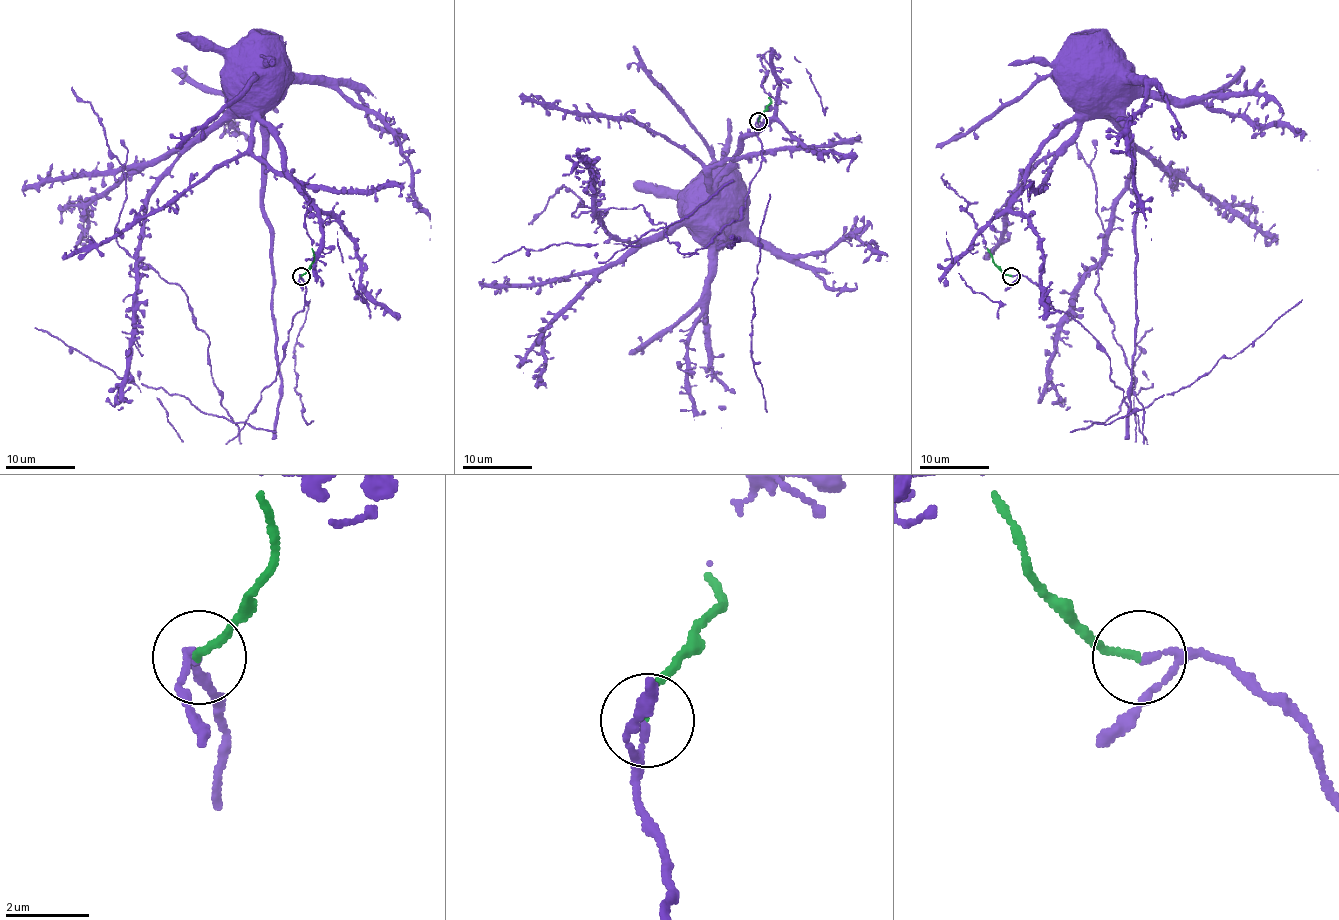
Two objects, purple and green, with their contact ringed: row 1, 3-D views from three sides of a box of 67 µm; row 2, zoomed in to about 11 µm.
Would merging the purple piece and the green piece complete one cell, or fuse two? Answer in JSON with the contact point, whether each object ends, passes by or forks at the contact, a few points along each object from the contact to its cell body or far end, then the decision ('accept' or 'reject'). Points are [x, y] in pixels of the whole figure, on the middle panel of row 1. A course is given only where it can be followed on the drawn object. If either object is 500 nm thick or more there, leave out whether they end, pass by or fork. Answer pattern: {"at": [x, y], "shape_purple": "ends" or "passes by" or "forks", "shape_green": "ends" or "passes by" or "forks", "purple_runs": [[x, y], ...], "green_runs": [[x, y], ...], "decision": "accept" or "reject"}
{"at": [758, 121], "shape_purple": "passes by", "shape_green": "ends", "purple_runs": [[758, 121], [742, 215], [704, 248], [681, 254], [641, 205], [596, 213], [655, 241], [718, 177]], "green_runs": [[758, 121], [770, 104], [768, 97]], "decision": "accept"}

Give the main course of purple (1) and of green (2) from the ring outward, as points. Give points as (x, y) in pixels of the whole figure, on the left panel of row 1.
1: (301, 277), (304, 308), (238, 427), (184, 291), (139, 258), (139, 237), (156, 179), (261, 59)
2: (301, 275), (313, 261), (311, 247)

